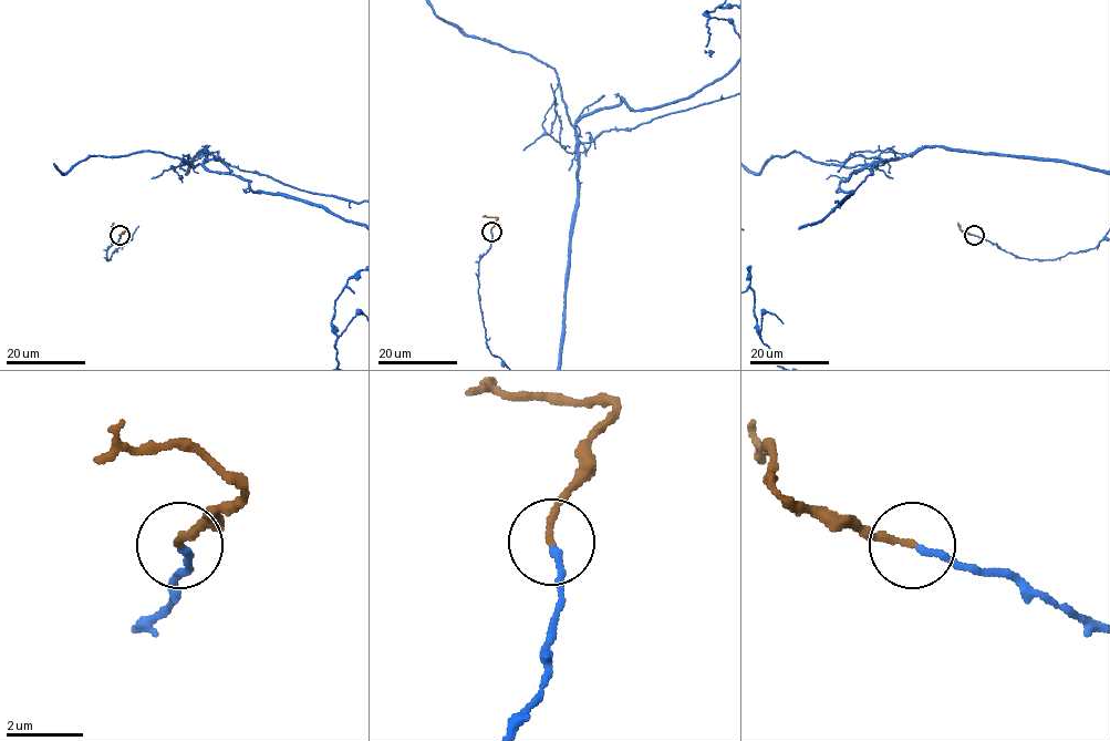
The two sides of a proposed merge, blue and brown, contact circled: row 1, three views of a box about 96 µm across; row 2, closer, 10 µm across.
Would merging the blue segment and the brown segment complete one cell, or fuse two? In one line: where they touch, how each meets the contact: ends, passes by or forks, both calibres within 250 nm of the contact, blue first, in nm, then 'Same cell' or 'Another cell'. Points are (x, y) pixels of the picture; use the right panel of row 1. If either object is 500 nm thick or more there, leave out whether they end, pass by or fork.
Place: (974, 235). At the ring blue ends. At the ring brown ends. Thickness 180 nm (blue) against 180 nm. Same cell

